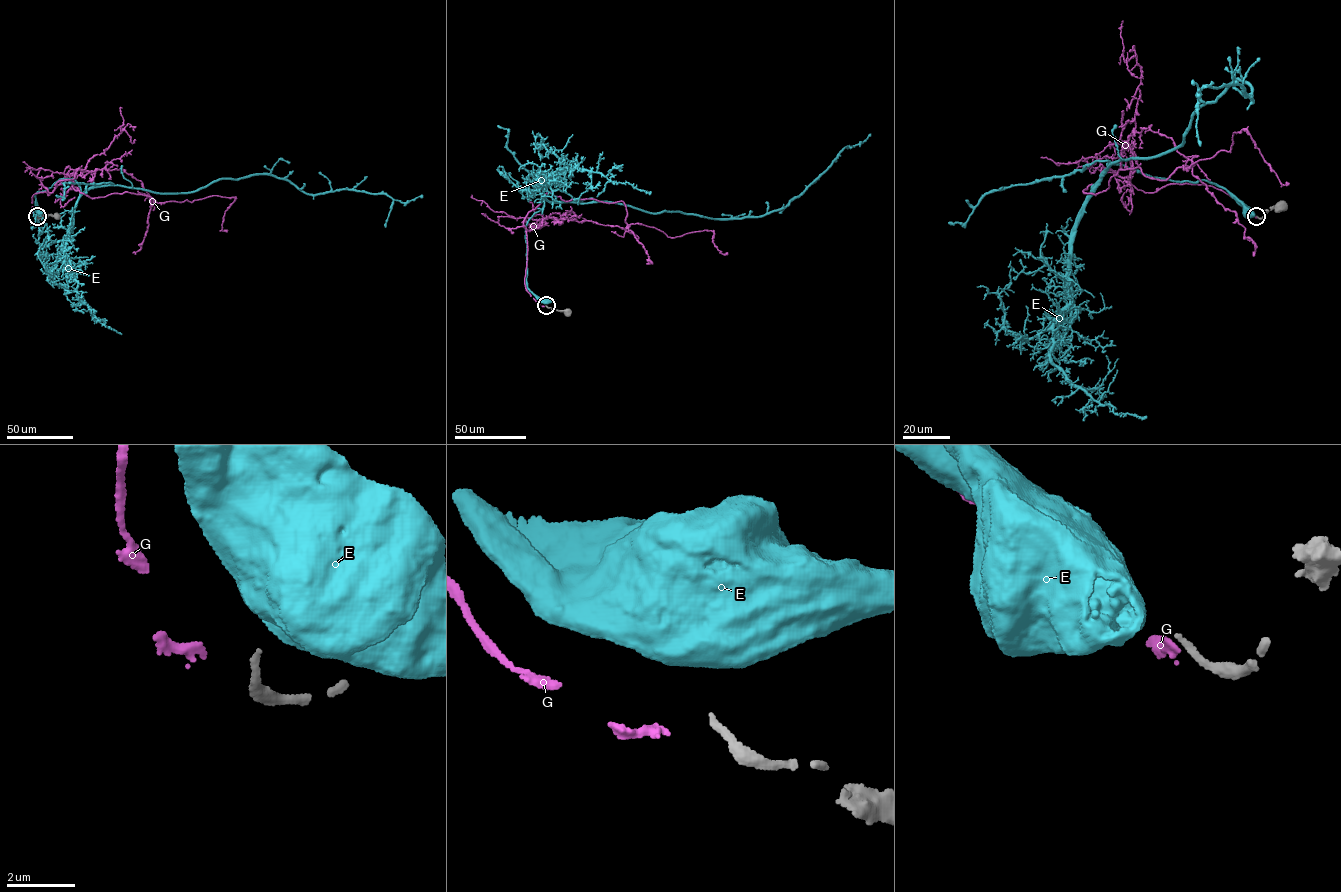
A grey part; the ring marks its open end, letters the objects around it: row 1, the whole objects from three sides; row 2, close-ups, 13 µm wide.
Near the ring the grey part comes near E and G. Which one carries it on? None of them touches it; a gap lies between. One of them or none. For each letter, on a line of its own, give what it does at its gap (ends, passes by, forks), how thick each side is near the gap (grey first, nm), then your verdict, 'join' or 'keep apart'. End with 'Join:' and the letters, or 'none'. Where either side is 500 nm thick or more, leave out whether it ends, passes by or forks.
E: 180 nm thick on the grey side, 750 nm on the other; keep apart
G: it ends there; 180 nm thick on the grey side, 260 nm on the other; keep apart
Join: none

